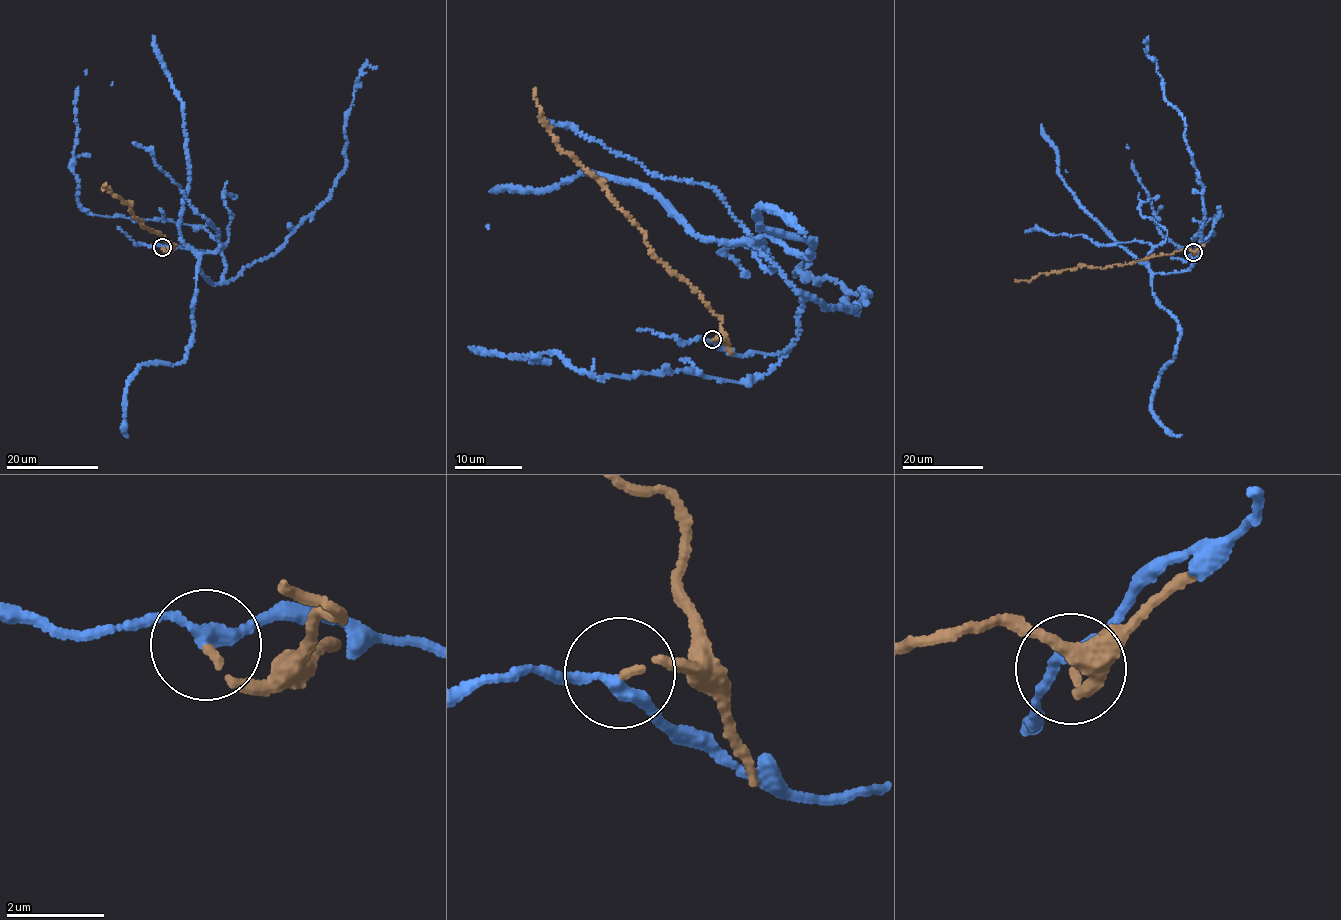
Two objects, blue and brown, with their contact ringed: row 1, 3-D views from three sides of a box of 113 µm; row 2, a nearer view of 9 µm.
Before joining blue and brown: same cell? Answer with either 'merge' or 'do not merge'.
do not merge

